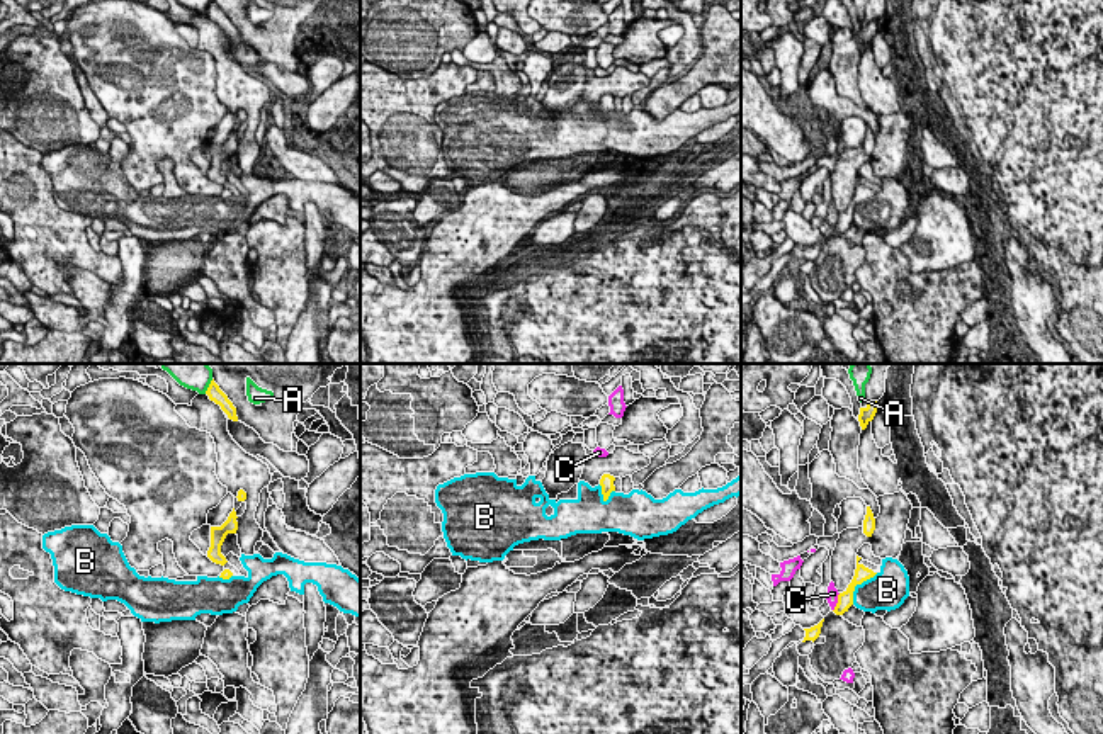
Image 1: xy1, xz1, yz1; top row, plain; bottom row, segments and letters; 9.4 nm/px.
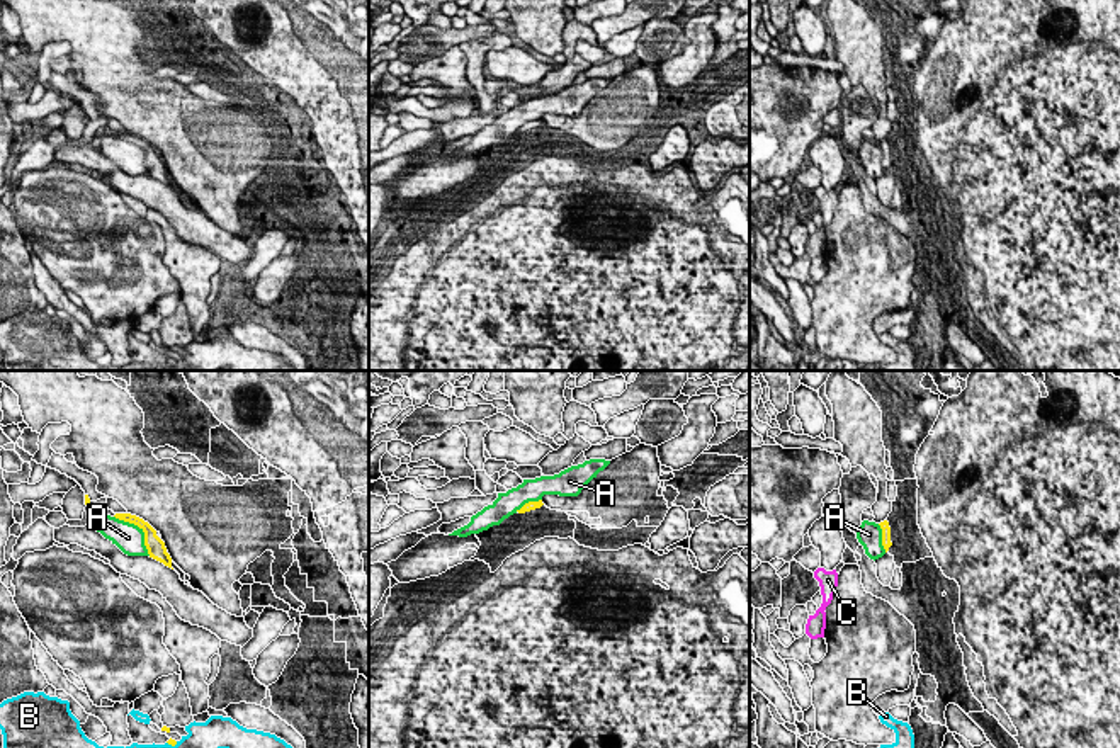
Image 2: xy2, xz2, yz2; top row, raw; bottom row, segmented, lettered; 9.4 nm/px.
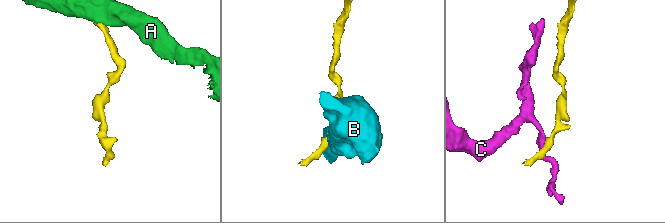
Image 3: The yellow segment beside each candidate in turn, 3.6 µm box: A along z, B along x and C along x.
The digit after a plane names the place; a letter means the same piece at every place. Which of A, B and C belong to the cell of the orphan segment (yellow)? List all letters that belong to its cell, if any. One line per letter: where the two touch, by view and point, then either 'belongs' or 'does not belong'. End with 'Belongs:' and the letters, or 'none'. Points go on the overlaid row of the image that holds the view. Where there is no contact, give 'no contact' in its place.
A: meets yellow in xy2 at (140, 527); does not belong
B: meets yellow in yz1 at (857, 583); does not belong
C: meets yellow in yz1 at (838, 602); does not belong
Belongs: none

